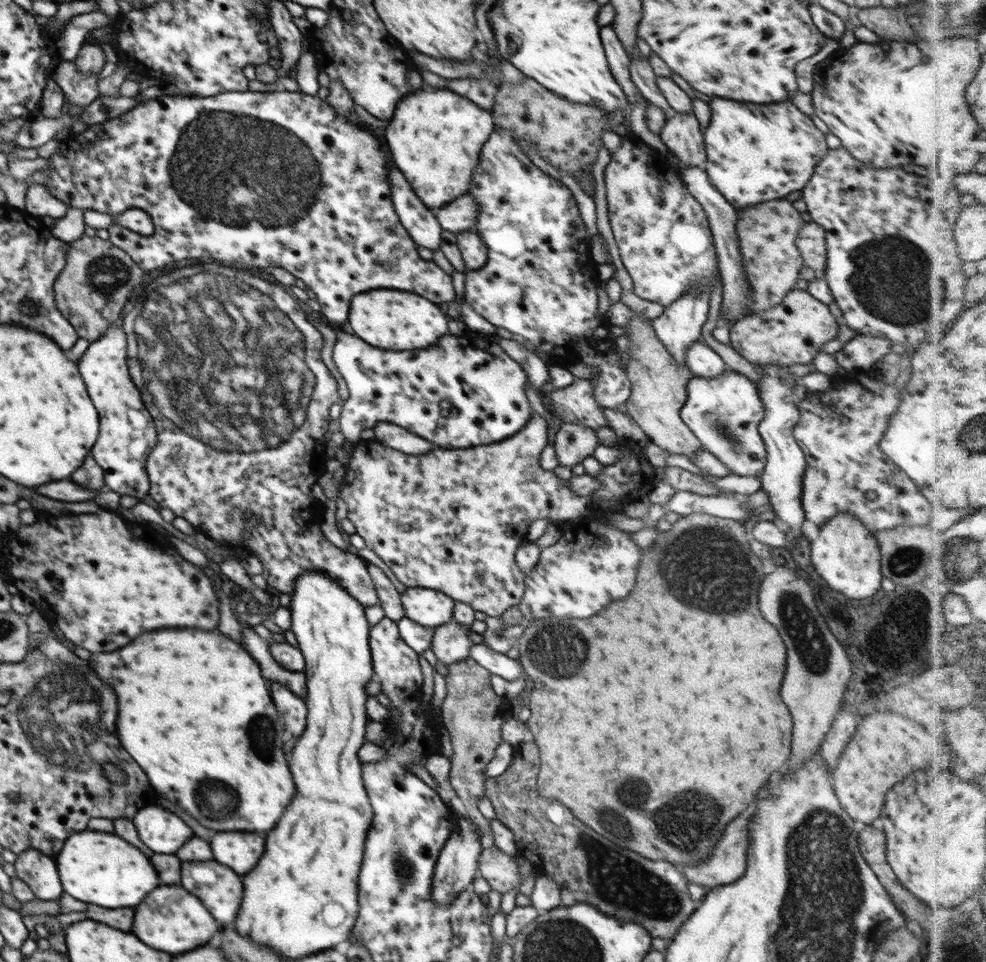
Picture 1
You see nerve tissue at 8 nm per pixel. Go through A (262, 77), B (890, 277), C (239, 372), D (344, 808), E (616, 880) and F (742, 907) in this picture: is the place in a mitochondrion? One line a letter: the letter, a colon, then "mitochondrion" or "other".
A: other
B: mitochondrion
C: mitochondrion
D: other
E: mitochondrion
F: other

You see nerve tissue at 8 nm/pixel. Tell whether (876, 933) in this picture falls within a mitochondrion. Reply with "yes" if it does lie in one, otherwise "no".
yes

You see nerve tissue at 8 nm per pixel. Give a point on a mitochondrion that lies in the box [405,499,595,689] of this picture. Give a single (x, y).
(541, 649)

